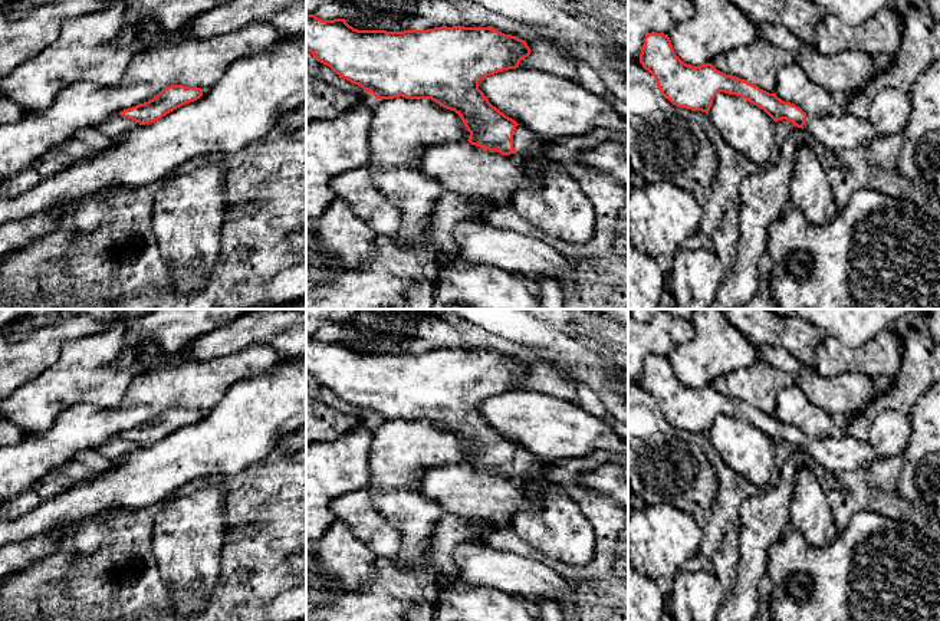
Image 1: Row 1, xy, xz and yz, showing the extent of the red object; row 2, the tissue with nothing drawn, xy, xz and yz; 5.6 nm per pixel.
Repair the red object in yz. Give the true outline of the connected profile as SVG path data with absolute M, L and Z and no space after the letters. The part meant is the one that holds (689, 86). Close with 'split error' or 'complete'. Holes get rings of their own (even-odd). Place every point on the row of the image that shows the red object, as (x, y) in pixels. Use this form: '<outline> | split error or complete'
M651 32L644 37L640 63L654 76L661 96L678 108L709 114L714 96L724 92L745 98L775 122L792 122L828 148L854 148L878 137L867 118L858 119L845 111L839 115L808 116L776 93L726 75L711 63L687 65L676 55L668 34L664 33Z | split error

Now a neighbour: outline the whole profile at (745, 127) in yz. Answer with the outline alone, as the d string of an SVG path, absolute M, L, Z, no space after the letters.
M719 92L709 111L711 125L739 154L760 168L770 162L775 121L742 96Z

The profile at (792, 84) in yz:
M798 63L776 72L776 96L799 106L806 116L828 116L844 112L844 101L837 99L816 82L811 80Z

